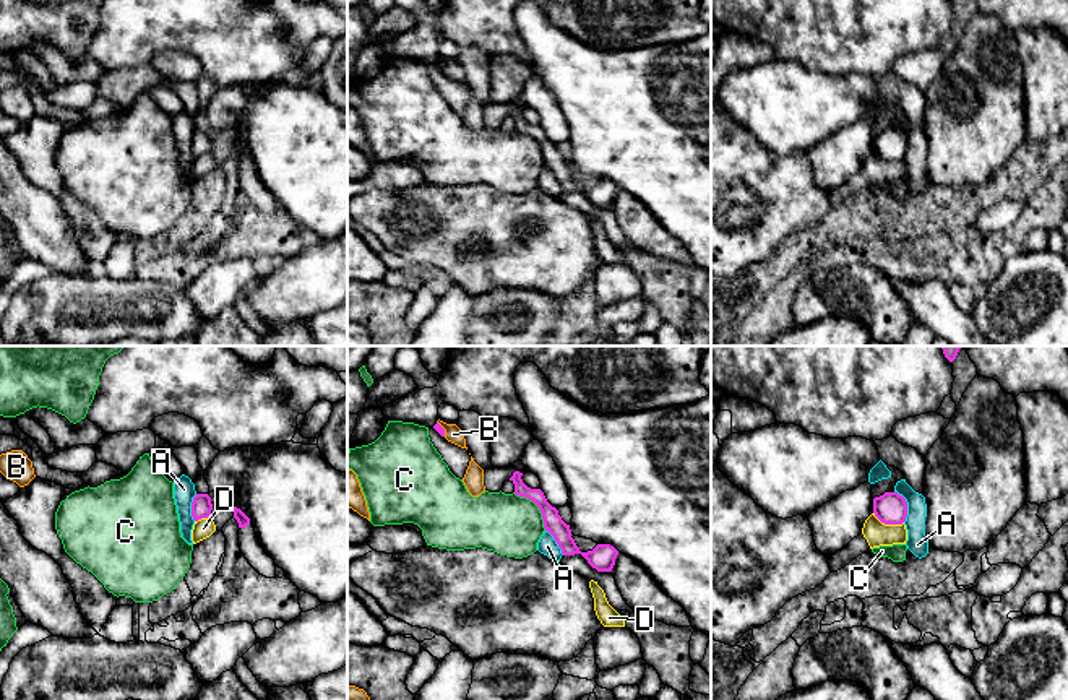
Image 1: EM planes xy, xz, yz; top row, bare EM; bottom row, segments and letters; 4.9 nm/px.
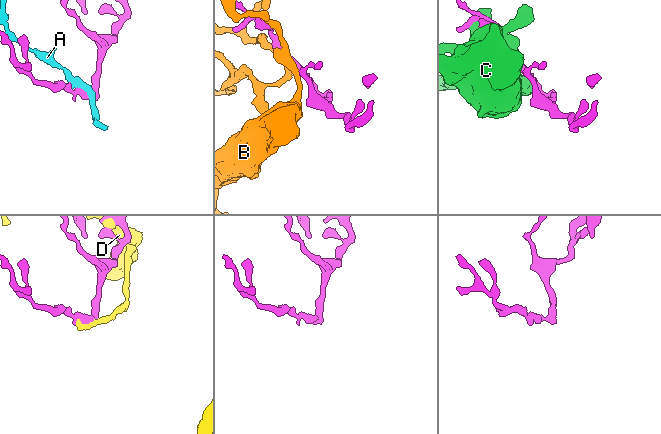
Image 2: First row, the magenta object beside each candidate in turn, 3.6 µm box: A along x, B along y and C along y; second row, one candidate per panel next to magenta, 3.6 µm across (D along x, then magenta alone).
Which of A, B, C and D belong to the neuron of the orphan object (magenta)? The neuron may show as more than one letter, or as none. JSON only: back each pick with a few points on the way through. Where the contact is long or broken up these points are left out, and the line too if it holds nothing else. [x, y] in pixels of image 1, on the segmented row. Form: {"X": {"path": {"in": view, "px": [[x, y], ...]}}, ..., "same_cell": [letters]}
{"same_cell": []}

